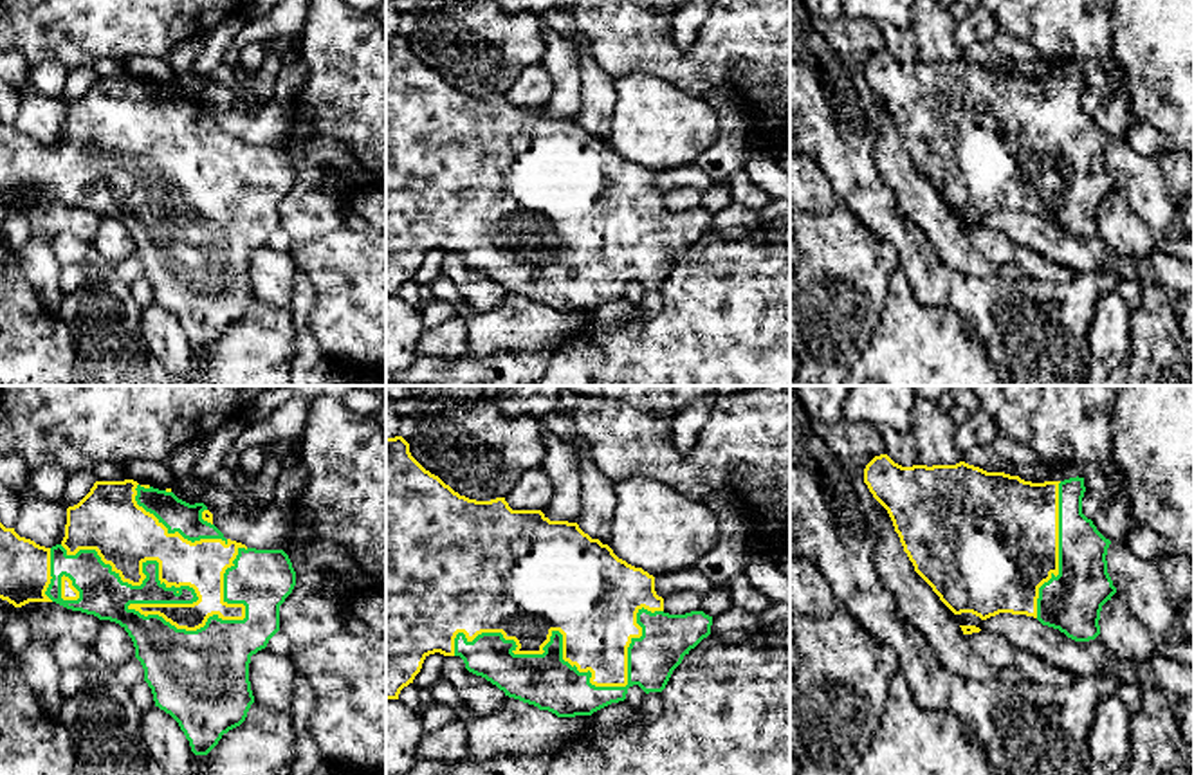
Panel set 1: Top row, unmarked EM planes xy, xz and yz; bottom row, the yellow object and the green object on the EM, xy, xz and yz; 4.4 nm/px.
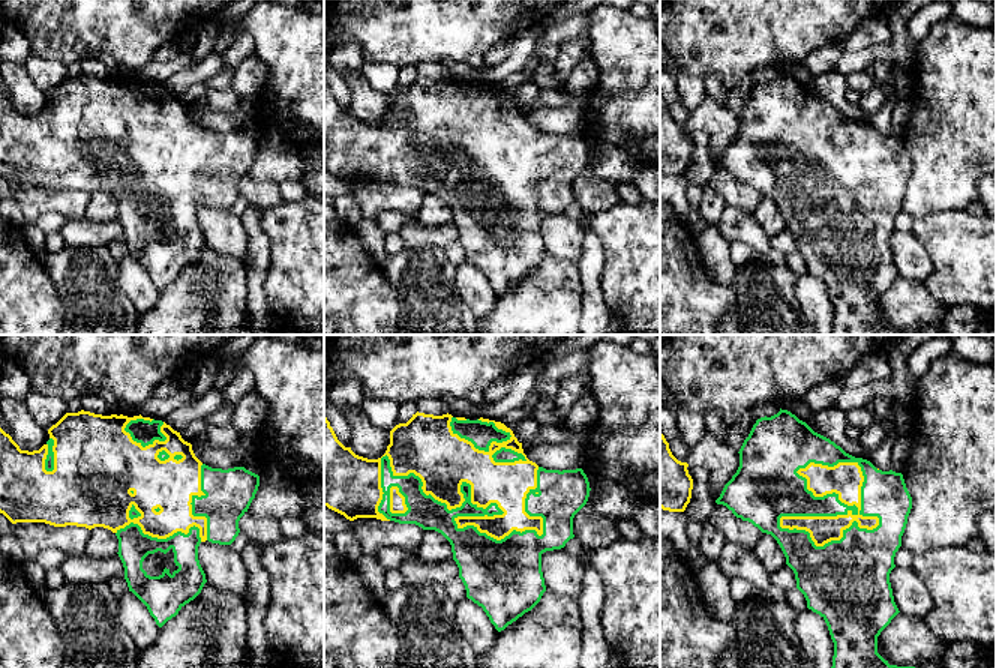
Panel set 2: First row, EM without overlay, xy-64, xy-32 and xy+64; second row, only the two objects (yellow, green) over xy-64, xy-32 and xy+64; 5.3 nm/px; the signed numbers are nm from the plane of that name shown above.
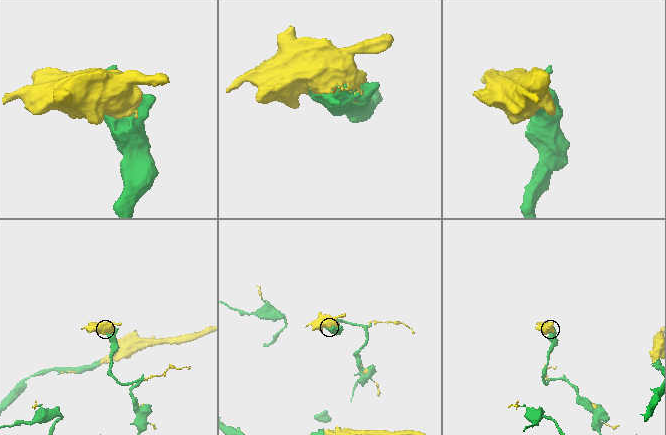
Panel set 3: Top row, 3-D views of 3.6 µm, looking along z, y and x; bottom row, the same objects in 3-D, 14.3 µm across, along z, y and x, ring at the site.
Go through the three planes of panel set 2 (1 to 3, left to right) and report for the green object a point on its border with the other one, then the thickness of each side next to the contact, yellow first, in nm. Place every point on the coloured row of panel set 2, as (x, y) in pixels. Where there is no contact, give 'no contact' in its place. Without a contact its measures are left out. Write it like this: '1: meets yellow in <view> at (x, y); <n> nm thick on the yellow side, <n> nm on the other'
1: meets yellow in xy-64 at (164, 538); 220 nm thick on the yellow side, 170 nm on the other
2: meets yellow in xy-32 at (485, 508); 240 nm thick on the yellow side, 220 nm on the other
3: meets yellow in xy+64 at (839, 515); 180 nm thick on the yellow side, 300 nm on the other

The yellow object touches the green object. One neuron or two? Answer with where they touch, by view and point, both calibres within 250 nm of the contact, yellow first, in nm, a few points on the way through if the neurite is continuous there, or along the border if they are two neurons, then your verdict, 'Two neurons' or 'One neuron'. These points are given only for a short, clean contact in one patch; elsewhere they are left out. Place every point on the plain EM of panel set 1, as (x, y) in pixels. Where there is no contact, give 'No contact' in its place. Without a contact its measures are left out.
Touches yellow at xy (193, 199). Thickness 220 nm (yellow) against 280 nm. One neuron

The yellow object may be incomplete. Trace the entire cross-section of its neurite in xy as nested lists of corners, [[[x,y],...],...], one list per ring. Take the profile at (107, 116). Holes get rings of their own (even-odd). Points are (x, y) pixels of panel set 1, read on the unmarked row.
[[[133,76],[96,78],[78,101],[67,105],[65,133],[52,144],[0,119],[0,195],[14,204],[56,198],[119,220],[133,238],[155,303],[179,319],[195,351],[207,351],[224,330],[245,317],[254,299],[251,252],[280,227],[280,202],[294,182],[296,168],[283,146],[256,146],[225,135],[204,99],[189,101],[171,85],[159,87]]]

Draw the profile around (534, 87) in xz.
[[[541,63],[519,72],[516,83],[505,92],[512,106],[545,106],[552,97],[554,83]]]

